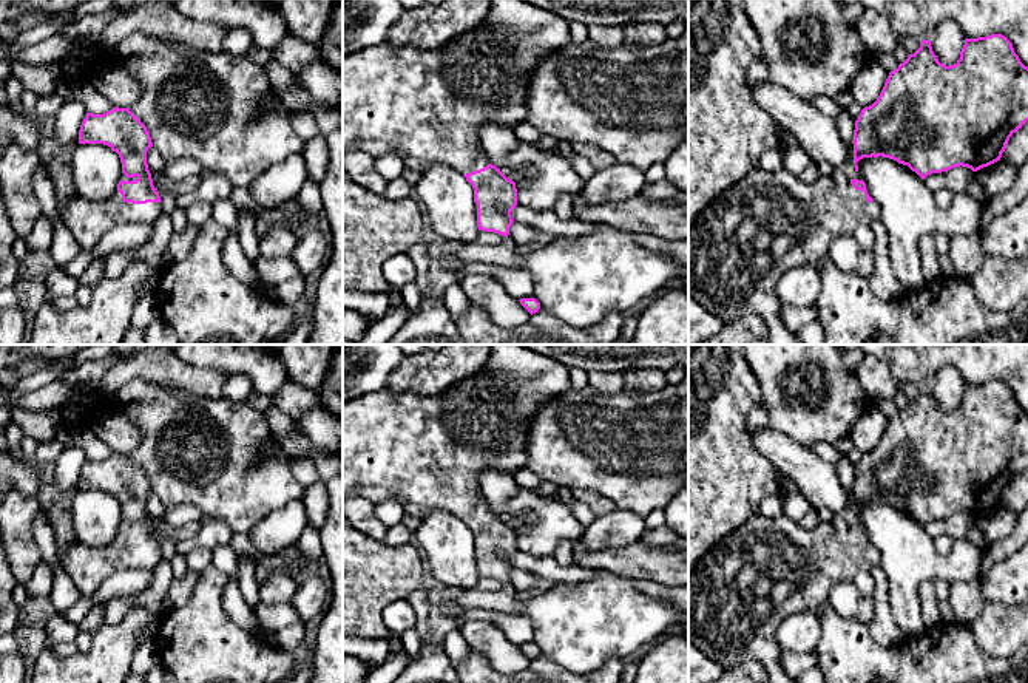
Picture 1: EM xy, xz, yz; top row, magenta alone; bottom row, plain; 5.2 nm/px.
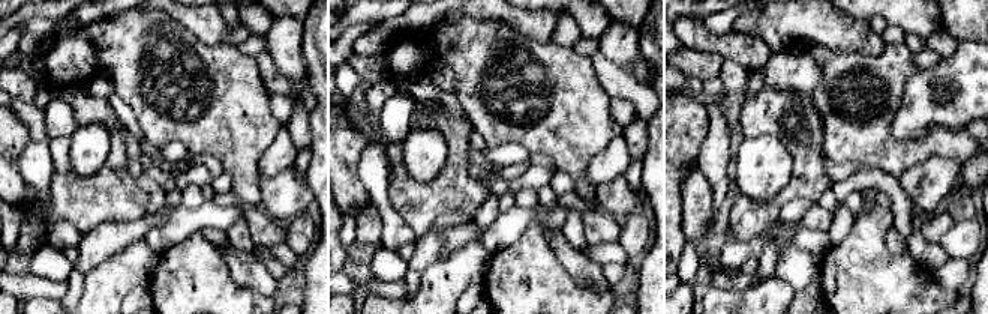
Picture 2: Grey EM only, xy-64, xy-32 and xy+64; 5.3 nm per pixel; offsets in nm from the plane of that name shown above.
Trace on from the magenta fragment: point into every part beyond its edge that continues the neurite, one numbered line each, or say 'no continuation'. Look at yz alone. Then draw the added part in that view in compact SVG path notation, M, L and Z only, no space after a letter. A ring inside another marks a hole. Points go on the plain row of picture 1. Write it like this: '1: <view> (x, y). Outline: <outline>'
1: yz (766, 570). Outline: M854 490L847 508L830 522L821 522L815 530L806 532L786 515L770 519L761 515L724 536L696 564L688 576L688 638L712 660L725 669L749 660L761 663L770 683L795 683L783 668L778 634L781 623L796 613L817 613L829 600L838 583L847 583L861 570L880 564L877 549L867 549L861 536L855 536L852 525L863 527L854 510Z

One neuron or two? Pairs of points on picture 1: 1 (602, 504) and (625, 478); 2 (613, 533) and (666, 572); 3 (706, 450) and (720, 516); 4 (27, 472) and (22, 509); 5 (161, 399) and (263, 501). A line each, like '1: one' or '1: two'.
1: two
2: two
3: one
4: two
5: one

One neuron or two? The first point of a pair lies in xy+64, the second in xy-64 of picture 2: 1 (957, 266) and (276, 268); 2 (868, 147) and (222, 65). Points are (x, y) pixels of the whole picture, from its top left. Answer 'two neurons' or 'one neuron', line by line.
1: one neuron
2: one neuron

